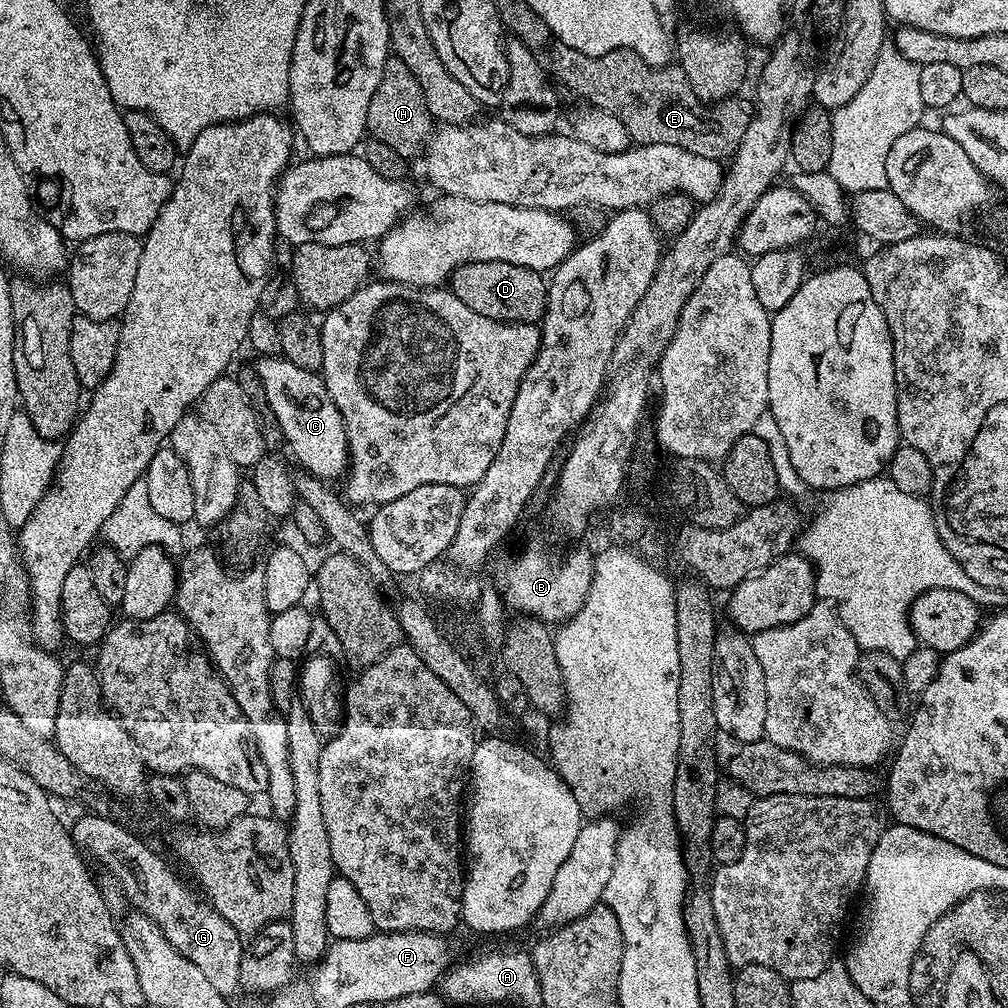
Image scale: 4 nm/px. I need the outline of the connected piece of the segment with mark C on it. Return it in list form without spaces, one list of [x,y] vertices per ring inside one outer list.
[[[283,355],[262,356],[255,361],[255,370],[275,417],[281,426],[285,441],[291,446],[296,460],[307,475],[317,478],[343,477],[348,471],[348,439],[346,426],[338,406],[330,398],[323,375],[302,370]]]

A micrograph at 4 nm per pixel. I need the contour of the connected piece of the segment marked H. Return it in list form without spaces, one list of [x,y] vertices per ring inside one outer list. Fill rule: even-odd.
[[[395,58],[385,62],[378,90],[374,90],[374,98],[370,98],[366,122],[366,132],[371,139],[386,142],[386,146],[398,150],[398,154],[405,158],[419,157],[423,153],[434,131],[434,121],[426,106],[426,98],[422,98],[422,86],[418,86],[414,74],[410,74],[406,62]]]

